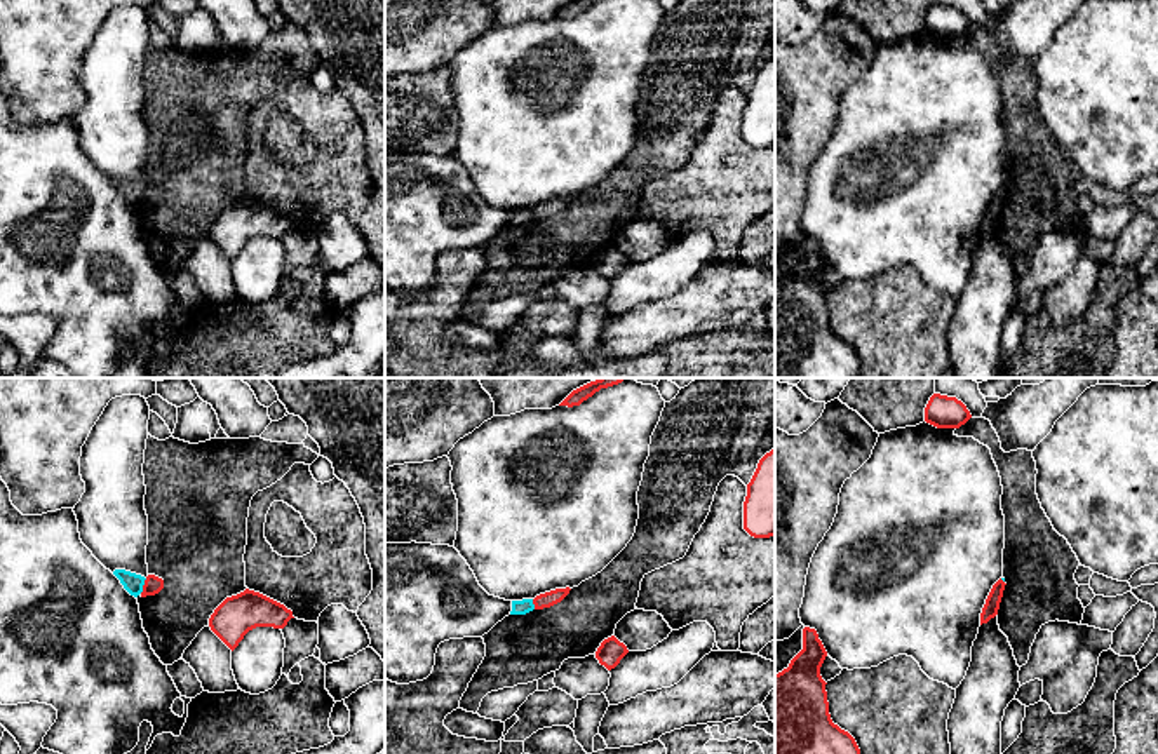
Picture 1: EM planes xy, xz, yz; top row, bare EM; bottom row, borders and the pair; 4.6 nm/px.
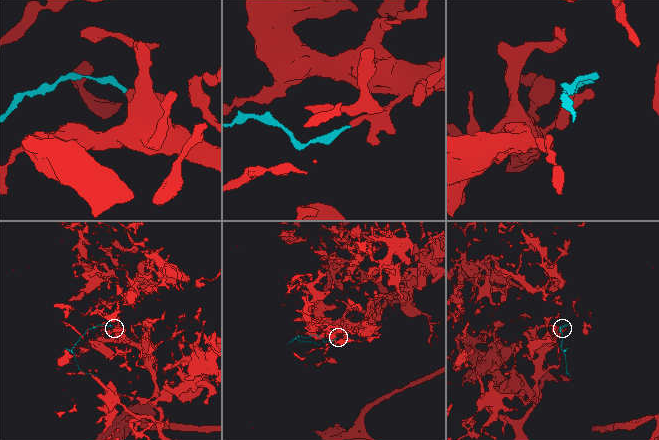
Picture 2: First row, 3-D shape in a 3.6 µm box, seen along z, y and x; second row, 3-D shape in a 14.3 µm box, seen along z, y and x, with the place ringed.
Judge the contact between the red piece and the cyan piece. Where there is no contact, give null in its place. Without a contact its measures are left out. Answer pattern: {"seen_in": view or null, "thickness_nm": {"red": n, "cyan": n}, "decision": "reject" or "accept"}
{"seen_in": "xy", "thickness_nm": {"red": 80, "cyan": 90}, "decision": "reject"}

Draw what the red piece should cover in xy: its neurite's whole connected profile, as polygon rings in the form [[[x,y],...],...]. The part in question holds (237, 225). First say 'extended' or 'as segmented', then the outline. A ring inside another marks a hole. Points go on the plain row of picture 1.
as segmented; [[[246,199],[226,207],[211,225],[211,240],[233,261],[256,237],[284,239],[294,228],[284,214]]]

